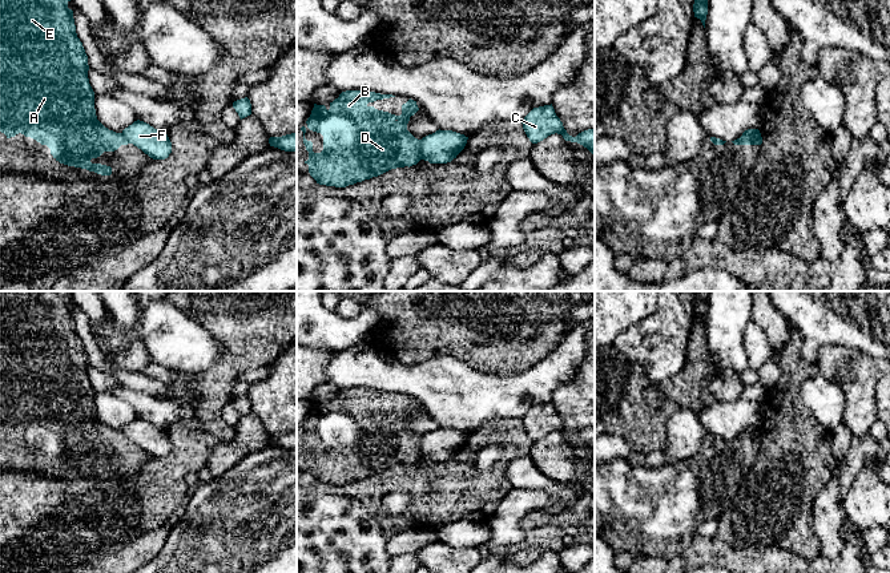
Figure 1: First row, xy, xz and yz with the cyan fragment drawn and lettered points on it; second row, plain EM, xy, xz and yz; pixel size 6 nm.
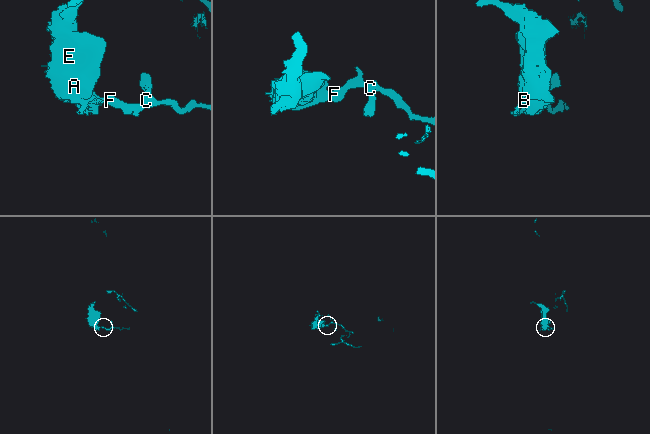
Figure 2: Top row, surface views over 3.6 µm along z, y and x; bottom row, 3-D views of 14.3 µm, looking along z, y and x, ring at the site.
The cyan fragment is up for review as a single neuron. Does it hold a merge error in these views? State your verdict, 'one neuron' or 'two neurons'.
two neurons

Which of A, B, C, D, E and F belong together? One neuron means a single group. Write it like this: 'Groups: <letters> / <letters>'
Groups: A B D E / C F

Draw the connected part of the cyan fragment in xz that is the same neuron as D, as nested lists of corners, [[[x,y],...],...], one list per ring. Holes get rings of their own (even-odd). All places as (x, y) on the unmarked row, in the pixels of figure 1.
[[[346,388],[330,400],[329,408],[314,401],[301,428],[309,449],[305,461],[317,481],[346,485],[422,457],[422,437],[407,428],[410,415],[419,408],[416,399],[403,401],[400,413],[367,403],[390,395],[395,394]],[[307,425],[323,433],[321,451],[314,451],[313,440],[305,436]]]

